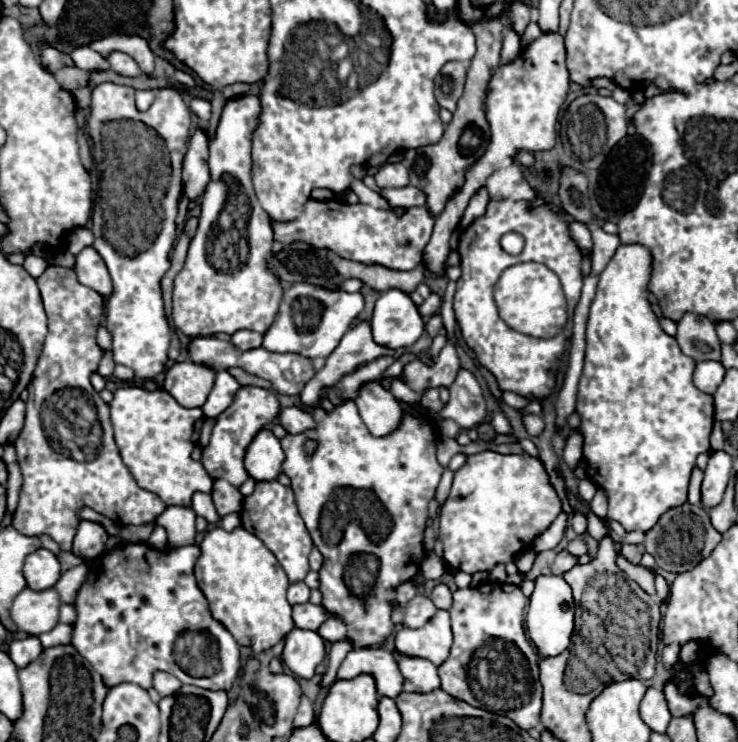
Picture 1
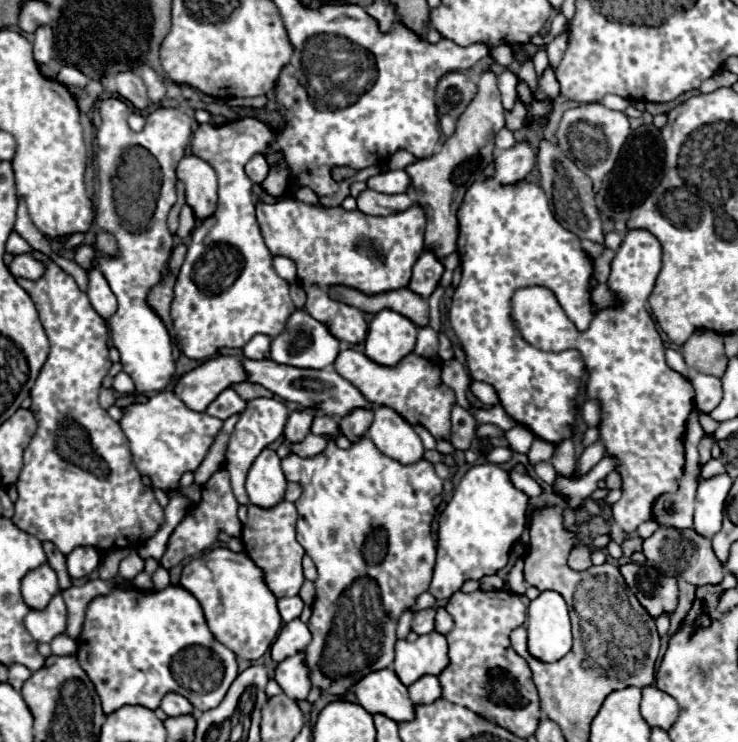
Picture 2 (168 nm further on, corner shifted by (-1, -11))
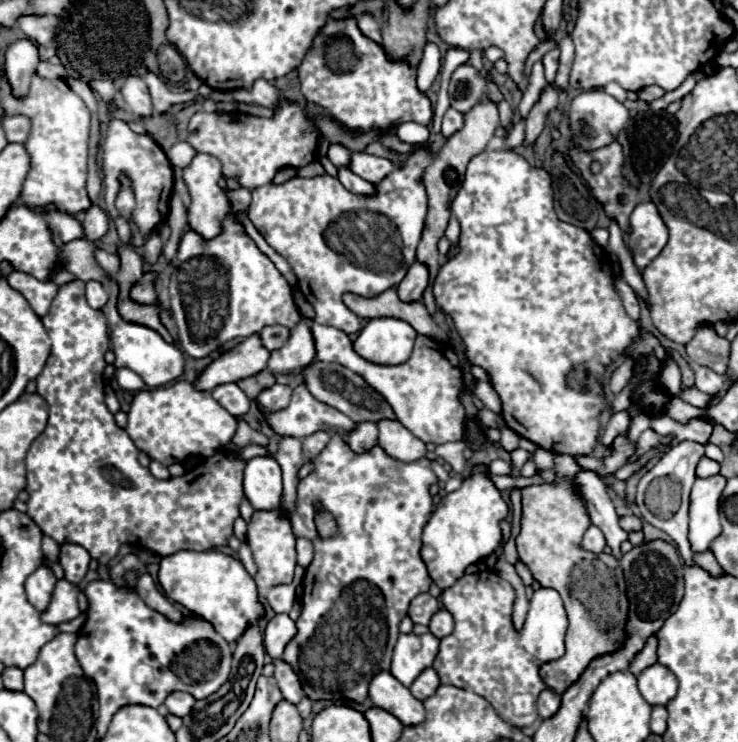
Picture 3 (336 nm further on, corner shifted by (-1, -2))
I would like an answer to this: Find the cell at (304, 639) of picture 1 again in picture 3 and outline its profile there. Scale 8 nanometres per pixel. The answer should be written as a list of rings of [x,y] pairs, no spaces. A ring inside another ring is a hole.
[[[275,660],[273,662],[275,666],[275,680],[283,692],[283,698],[297,704],[305,694],[303,694],[303,688],[301,688],[301,682],[299,682],[299,676],[291,670],[291,666],[287,666],[287,662],[283,660]]]

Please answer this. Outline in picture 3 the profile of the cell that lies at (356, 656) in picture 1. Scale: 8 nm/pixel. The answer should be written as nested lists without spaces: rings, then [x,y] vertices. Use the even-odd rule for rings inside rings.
[[[379,672],[371,680],[369,700],[373,706],[395,714],[405,726],[421,724],[425,720],[423,704],[391,672]]]

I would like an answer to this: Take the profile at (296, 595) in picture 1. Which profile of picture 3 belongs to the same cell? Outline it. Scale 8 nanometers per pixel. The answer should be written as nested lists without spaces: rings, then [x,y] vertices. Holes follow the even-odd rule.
[[[283,584],[283,586],[273,586],[267,596],[269,606],[275,612],[291,612],[293,602],[295,602],[295,584]]]

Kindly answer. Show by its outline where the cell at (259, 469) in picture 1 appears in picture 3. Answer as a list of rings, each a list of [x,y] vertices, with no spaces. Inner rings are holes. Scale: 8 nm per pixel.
[[[255,456],[247,462],[243,490],[255,510],[271,510],[281,504],[283,478],[273,456]]]

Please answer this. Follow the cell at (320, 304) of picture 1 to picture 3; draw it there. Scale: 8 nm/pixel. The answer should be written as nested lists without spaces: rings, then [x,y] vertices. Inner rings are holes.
[[[303,318],[293,330],[285,346],[277,348],[269,356],[269,368],[275,372],[299,370],[315,358],[315,338],[311,334],[311,322]]]

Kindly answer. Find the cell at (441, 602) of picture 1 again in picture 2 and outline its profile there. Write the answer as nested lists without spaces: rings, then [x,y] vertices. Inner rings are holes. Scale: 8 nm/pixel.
[[[439,607],[437,609],[437,617],[435,617],[435,631],[441,633],[441,635],[447,635],[451,629],[453,629],[451,615],[443,607]]]

